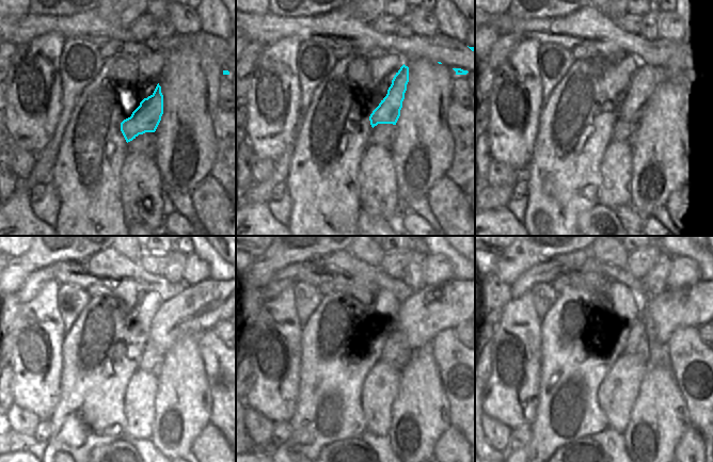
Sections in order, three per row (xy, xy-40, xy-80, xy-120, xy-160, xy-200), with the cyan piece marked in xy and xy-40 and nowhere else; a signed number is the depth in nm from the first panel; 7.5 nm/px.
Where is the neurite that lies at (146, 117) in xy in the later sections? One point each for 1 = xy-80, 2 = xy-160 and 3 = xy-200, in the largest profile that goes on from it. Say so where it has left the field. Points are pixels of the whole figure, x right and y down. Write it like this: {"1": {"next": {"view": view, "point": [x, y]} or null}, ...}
{"1": {"next": {"view": "xy-80", "point": [647, 77]}}, "2": {"next": {"view": "xy-160", "point": [433, 308]}}, "3": {"next": {"view": "xy-200", "point": [692, 305]}}}

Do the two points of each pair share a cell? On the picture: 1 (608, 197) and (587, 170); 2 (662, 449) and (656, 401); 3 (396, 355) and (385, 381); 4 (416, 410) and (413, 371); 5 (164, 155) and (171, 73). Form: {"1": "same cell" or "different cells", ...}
{"1": "different cells", "2": "same cell", "3": "different cells", "4": "same cell", "5": "same cell"}

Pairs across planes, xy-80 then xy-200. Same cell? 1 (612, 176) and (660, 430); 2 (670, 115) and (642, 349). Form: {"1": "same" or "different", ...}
{"1": "different", "2": "different"}

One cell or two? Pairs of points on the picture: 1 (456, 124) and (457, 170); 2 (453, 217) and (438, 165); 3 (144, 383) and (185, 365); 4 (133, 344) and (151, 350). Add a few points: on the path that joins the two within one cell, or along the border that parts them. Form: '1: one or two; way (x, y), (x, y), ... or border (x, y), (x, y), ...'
1: one; way (461, 136), (461, 158)
2: two; border (444, 176), (439, 178), (425, 195)
3: two; border (157, 376), (157, 393), (154, 401)
4: two; border (147, 340), (137, 368)

